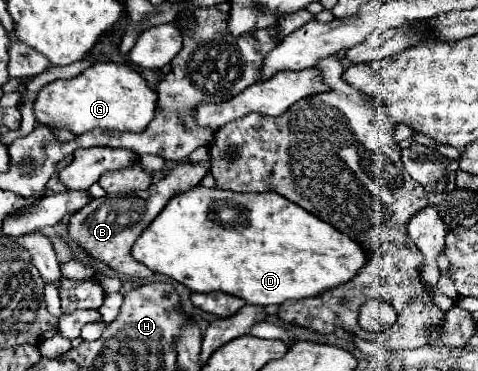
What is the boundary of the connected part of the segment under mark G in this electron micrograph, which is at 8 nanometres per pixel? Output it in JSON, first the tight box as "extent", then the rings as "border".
{"extent":[34,64,156,134],"border":[[[94,64],[86,68],[82,74],[70,80],[54,80],[36,94],[34,100],[34,116],[40,124],[50,128],[64,128],[72,134],[84,134],[90,130],[114,130],[114,132],[142,132],[150,120],[154,118],[156,92],[152,92],[140,72],[134,72],[126,64]]]}

